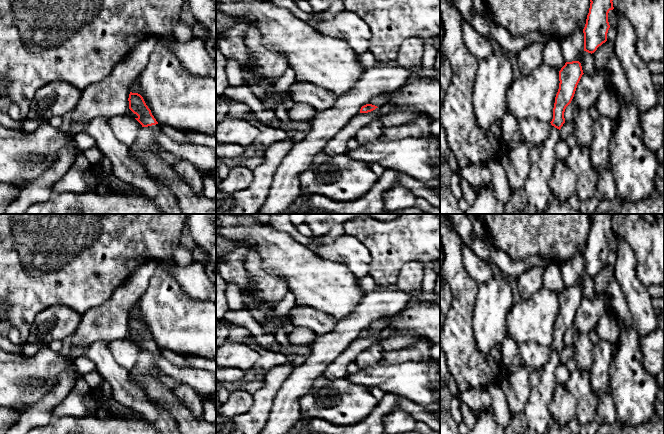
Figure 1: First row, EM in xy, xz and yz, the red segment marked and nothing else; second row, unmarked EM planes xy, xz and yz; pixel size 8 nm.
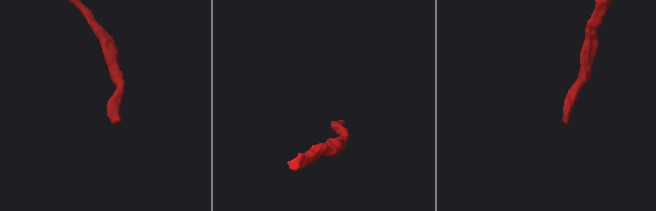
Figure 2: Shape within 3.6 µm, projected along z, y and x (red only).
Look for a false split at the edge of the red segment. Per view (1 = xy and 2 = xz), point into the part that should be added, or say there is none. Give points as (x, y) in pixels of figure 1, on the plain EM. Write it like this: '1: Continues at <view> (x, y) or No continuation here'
1: Continues at xy (145, 372)
2: Continues at xz (379, 324)

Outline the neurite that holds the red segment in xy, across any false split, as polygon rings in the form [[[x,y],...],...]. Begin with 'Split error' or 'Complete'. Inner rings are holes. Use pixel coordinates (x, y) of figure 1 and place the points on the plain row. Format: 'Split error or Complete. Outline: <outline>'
Split error. Outline: [[[130,316],[128,325],[129,333],[138,340],[135,343],[142,349],[136,365],[130,371],[131,379],[145,390],[151,402],[170,413],[177,422],[180,434],[216,434],[216,422],[197,419],[190,409],[177,399],[174,391],[159,380],[158,374],[161,370],[157,362],[163,357],[163,352],[152,339],[143,321]]]

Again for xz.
Split error. Outline: [[[378,319],[374,321],[368,328],[364,329],[360,333],[360,337],[368,337],[376,332],[379,332],[383,329],[387,328],[387,323],[385,320]]]

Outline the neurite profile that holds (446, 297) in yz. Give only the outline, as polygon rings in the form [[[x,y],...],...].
[[[440,274],[440,333],[452,304],[452,293],[448,283]]]

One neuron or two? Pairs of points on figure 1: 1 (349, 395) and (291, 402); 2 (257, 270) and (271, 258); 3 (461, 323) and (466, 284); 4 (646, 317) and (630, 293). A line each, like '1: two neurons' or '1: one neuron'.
1: two neurons
2: two neurons
3: one neuron
4: one neuron

